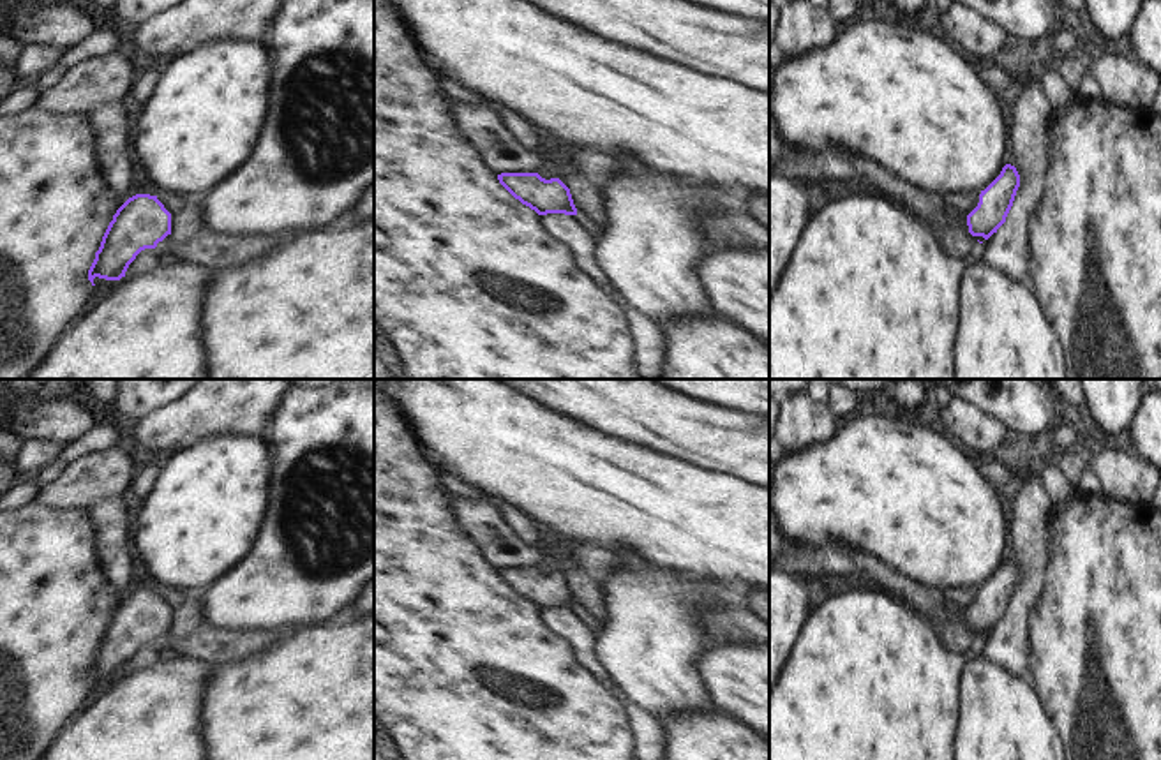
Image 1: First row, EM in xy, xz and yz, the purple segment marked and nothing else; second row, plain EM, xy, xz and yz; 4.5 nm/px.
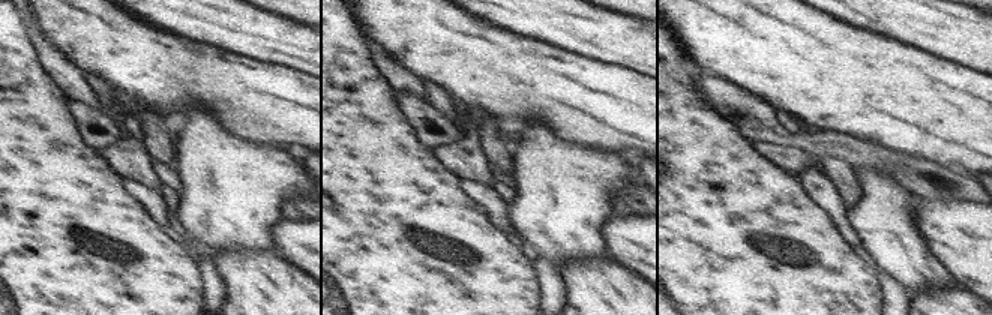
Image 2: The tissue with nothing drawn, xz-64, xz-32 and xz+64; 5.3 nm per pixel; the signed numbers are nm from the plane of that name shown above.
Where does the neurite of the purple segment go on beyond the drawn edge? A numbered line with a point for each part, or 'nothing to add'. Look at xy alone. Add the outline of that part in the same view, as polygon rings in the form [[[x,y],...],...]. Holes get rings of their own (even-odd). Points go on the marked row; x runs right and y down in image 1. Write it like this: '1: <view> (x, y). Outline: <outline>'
nothing to add

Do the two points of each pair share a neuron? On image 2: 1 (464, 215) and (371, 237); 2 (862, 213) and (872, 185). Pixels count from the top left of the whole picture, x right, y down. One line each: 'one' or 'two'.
1: one
2: one

